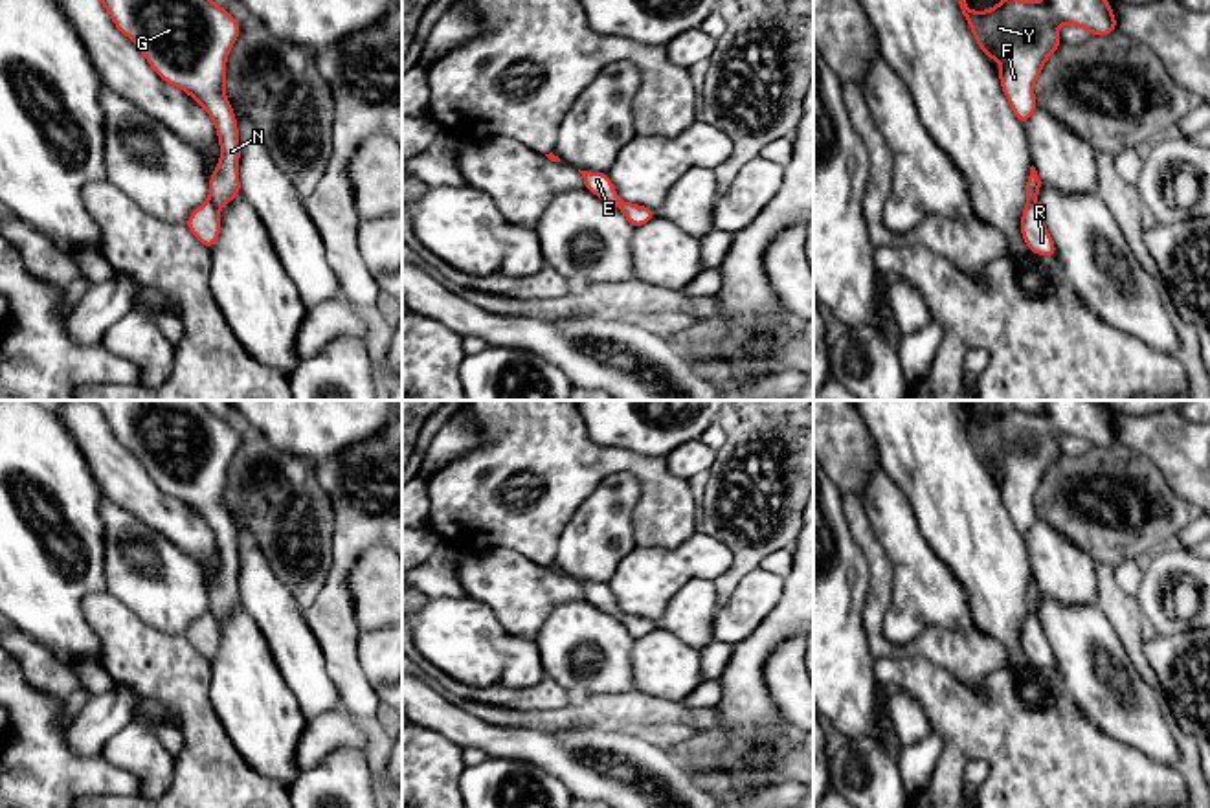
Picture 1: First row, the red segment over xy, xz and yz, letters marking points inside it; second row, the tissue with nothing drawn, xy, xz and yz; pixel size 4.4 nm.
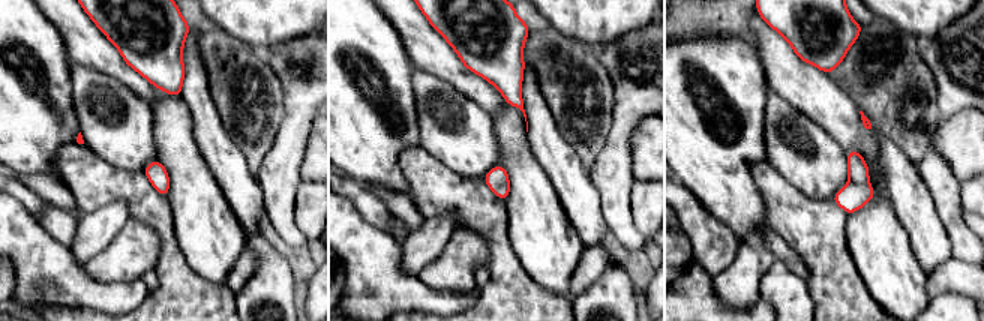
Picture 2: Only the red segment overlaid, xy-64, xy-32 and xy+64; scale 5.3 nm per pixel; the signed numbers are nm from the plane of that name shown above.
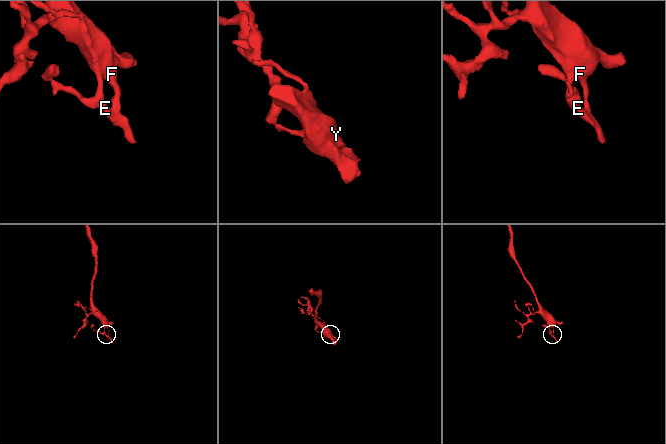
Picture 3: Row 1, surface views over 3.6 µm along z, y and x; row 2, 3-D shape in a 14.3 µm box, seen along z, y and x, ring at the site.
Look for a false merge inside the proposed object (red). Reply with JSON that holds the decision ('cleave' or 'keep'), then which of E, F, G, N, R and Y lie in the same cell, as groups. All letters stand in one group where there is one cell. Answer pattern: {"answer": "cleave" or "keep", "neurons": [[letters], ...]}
{"answer": "cleave", "neurons": [["E", "R"], ["F", "G", "N", "Y"]]}

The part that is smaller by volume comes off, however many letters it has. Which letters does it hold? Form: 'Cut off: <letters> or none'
Cut off: E, R

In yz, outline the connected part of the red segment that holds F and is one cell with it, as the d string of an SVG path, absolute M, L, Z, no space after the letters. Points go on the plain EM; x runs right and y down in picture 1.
M958 400L964 430L990 474L1001 472L1001 499L1021 536L1036 523L1034 496L1047 470L1063 455L1059 435L1085 439L1091 446L1116 443L1111 415L1092 400L1043 400L1041 413L1012 406L988 422L971 422Z

